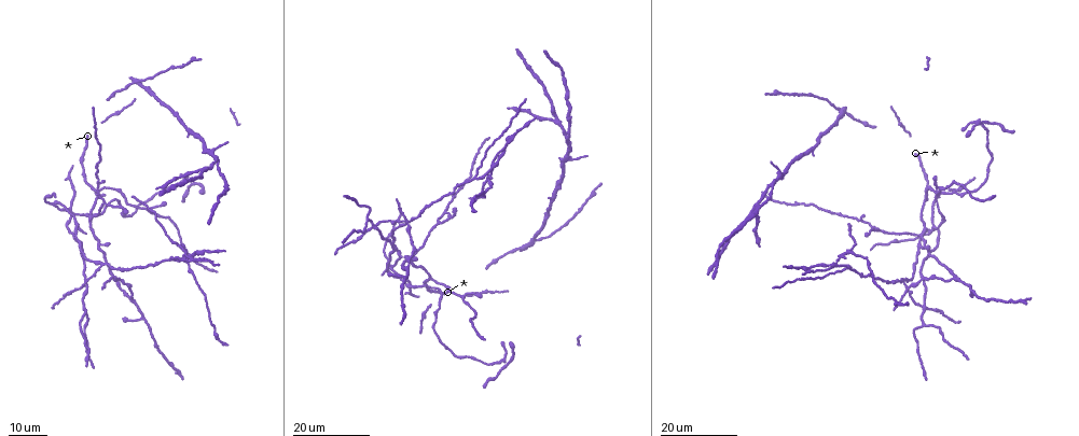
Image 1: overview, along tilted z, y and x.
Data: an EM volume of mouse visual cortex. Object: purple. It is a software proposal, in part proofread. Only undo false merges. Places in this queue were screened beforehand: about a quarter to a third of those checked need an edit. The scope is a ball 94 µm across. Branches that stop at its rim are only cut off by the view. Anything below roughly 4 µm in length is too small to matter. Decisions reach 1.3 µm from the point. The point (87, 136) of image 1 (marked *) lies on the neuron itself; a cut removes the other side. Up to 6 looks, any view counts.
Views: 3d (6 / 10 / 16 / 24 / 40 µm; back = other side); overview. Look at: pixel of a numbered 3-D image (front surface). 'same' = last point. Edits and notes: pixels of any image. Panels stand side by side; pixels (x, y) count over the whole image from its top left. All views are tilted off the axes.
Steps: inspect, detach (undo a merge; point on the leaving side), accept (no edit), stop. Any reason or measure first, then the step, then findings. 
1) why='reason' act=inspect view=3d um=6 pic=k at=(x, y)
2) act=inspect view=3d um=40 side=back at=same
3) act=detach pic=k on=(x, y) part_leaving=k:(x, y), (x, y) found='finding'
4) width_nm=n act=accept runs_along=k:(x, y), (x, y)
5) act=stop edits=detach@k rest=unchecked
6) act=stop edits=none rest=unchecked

why='three arms meet' act=inspect view=3d um=16 pic=1 at=(923, 201)

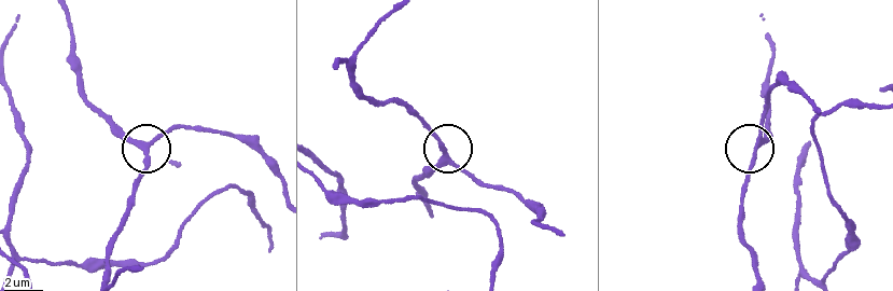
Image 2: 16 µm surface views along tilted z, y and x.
why='zoom in' act=inspect view=3d um=10 pic=2 at=(451, 162)

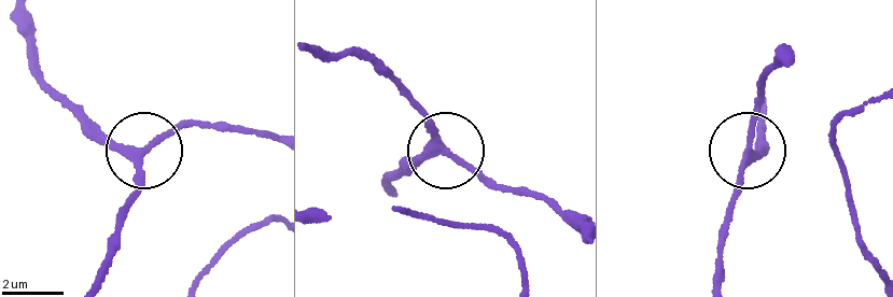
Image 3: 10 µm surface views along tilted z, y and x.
arms=3 act=accept found='one neuron here'

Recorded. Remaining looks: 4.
why='three arms meet' act=inspect view=3d um=16 pic=1 at=(493, 164)

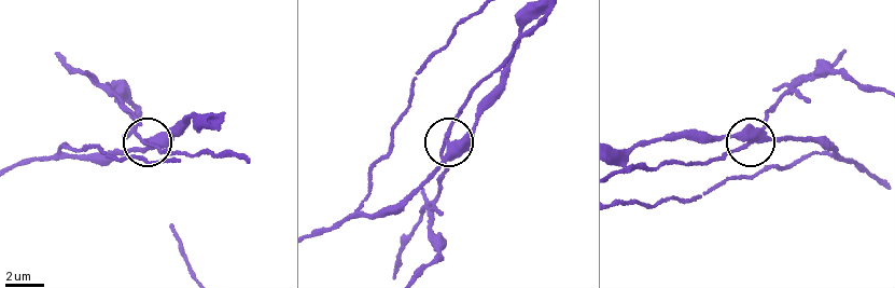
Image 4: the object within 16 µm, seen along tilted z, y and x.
why='closer look' act=inspect view=3d um=10 pic=4 at=(443, 140)

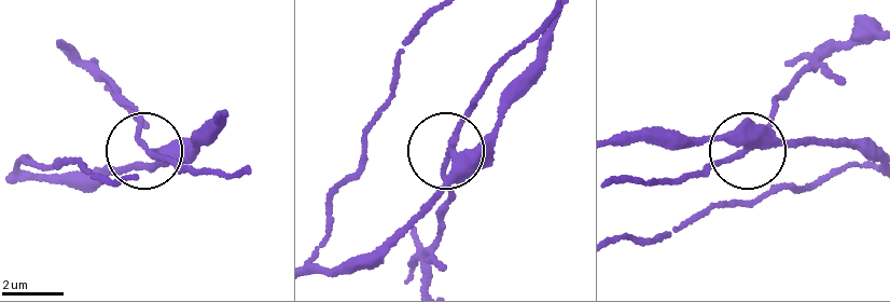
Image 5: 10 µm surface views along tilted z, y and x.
width_nm=200 act=detach pic=5 on=(136, 134) part_leaving=5:(745, 152), (806, 63), (876, 38) found='two neurons meet here'

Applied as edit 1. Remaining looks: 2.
act=stop edits=detach@5 rest=unchecked

